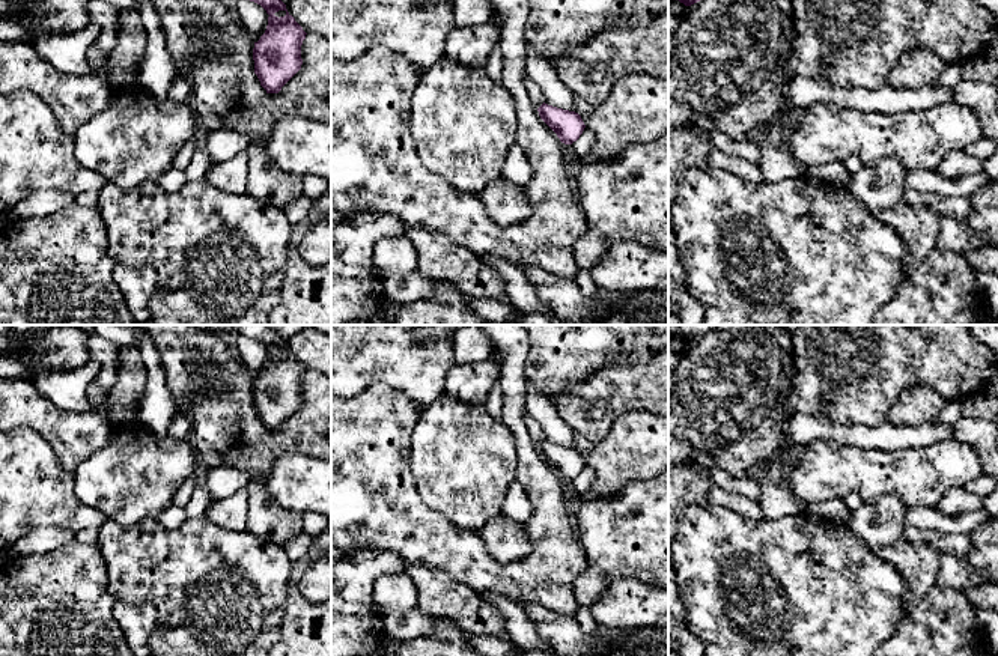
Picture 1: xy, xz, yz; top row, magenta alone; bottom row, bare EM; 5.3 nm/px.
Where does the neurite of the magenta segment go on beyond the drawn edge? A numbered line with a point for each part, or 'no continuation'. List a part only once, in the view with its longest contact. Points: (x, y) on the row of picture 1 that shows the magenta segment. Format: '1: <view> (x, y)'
no continuation

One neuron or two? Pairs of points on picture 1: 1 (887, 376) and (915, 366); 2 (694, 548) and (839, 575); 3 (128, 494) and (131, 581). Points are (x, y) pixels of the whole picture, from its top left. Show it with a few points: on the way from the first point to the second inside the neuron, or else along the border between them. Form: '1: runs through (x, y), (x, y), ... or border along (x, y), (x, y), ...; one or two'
1: runs through (894, 369), (897, 366), (908, 366); one
2: runs through (730, 548), (750, 549), (778, 575), (803, 575); one
3: border along (155, 518), (137, 521), (122, 530); two

